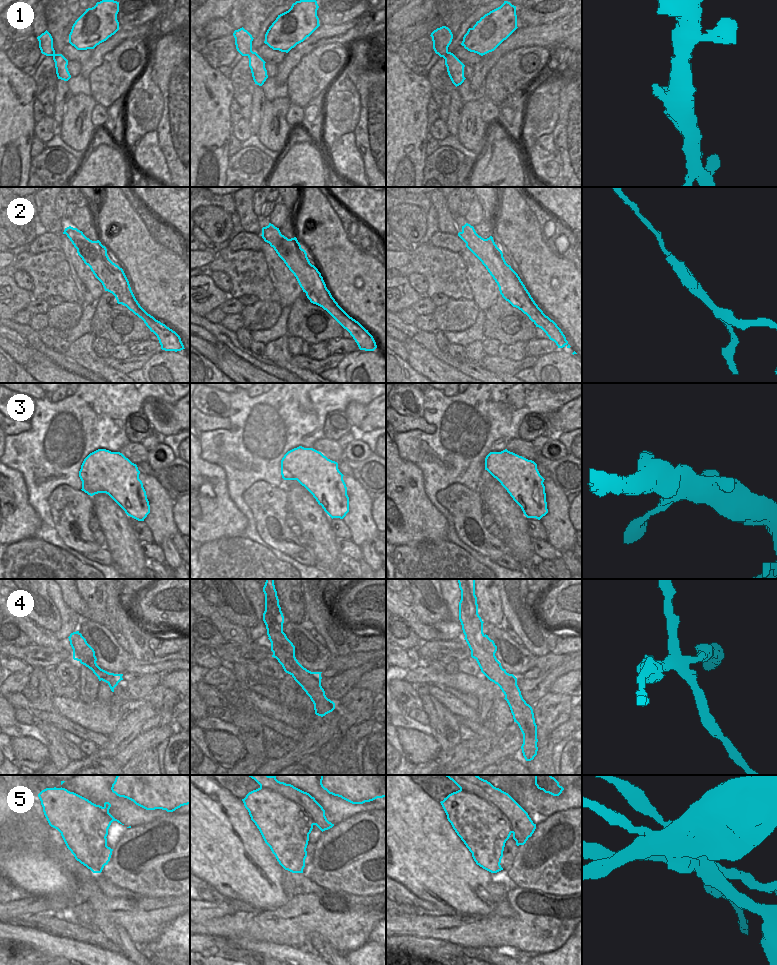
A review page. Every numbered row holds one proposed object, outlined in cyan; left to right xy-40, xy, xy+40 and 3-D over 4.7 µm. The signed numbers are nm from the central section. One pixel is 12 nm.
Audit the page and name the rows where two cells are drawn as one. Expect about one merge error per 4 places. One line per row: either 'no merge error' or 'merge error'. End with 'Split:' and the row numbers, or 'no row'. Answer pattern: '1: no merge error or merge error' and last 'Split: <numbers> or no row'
1: no merge error
2: merge error
3: no merge error
4: merge error
5: merge error
Split: 2, 4, 5

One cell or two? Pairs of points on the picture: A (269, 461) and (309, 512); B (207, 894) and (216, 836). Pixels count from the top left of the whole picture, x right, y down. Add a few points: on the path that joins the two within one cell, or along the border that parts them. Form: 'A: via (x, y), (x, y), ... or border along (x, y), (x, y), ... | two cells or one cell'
A: border along (283, 479), (280, 486) | two cells
B: border along (200, 878), (227, 898) | two cells

